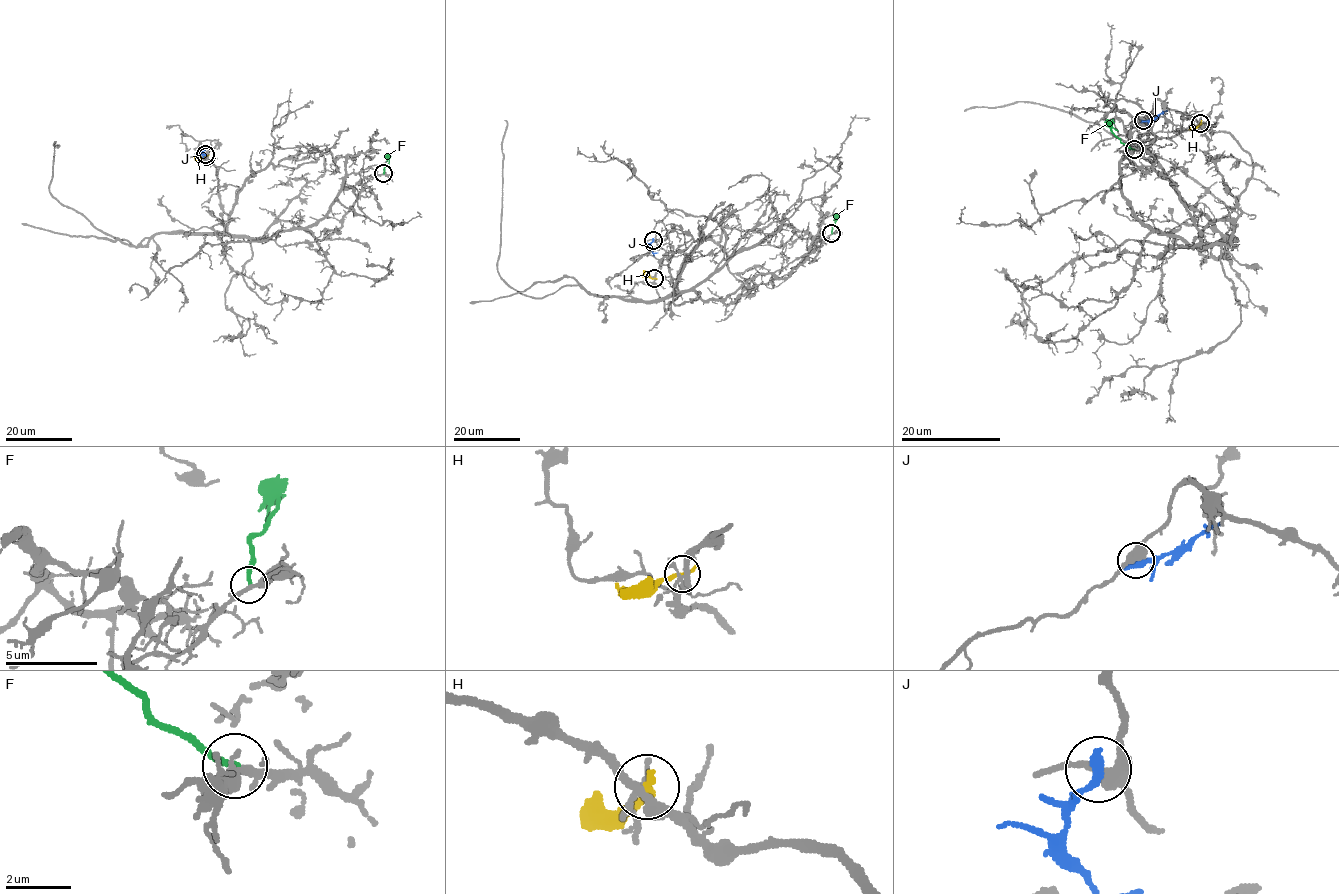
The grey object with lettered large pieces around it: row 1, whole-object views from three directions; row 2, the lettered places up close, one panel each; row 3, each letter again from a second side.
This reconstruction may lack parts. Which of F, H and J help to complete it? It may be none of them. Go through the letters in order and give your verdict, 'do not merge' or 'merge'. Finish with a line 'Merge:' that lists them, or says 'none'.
F: do not merge
H: do not merge
J: do not merge
Merge: none

